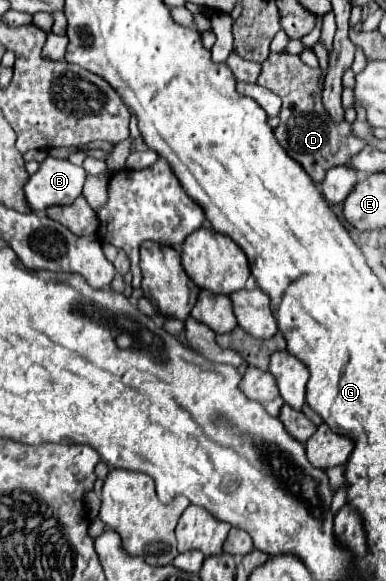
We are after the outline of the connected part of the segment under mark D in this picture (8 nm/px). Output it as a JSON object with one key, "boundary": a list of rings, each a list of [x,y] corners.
{"boundary":[[[286,52],[270,54],[262,64],[258,84],[270,88],[282,98],[282,108],[278,114],[280,124],[274,130],[274,136],[286,154],[292,156],[308,172],[314,184],[320,184],[330,168],[348,164],[348,160],[366,146],[366,142],[352,132],[350,122],[334,122],[328,118],[328,112],[324,110],[320,98],[324,88],[320,68],[310,68],[298,56],[290,56]]]}

